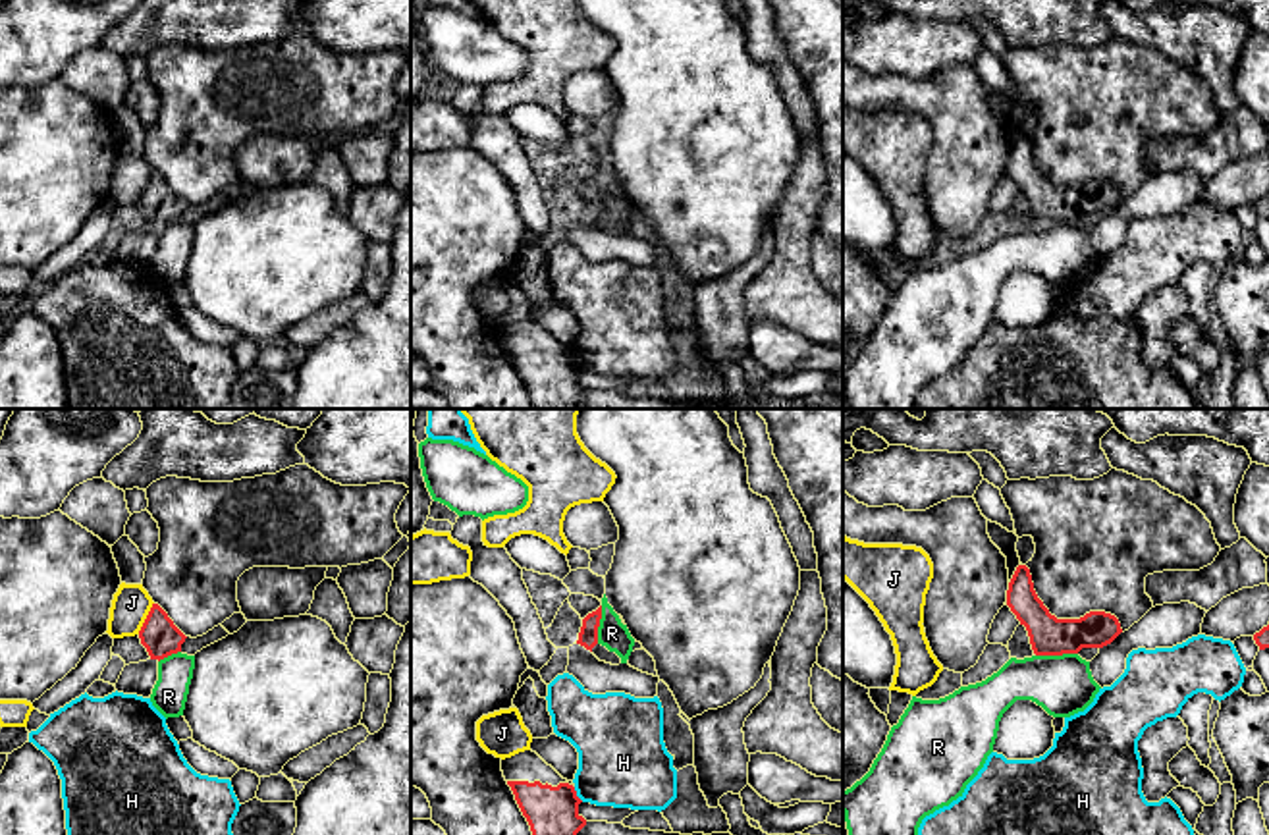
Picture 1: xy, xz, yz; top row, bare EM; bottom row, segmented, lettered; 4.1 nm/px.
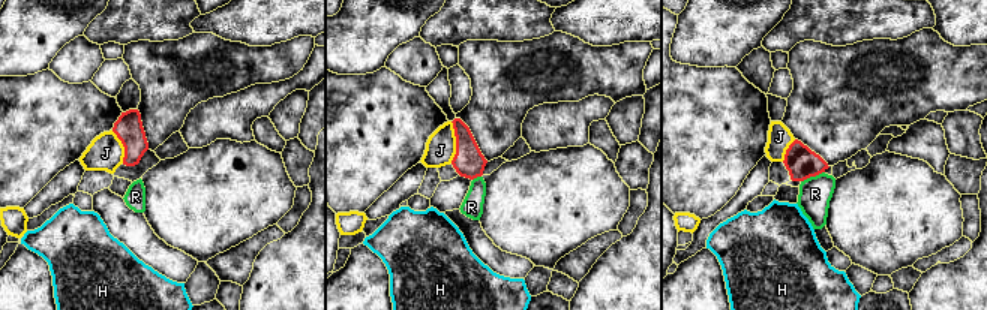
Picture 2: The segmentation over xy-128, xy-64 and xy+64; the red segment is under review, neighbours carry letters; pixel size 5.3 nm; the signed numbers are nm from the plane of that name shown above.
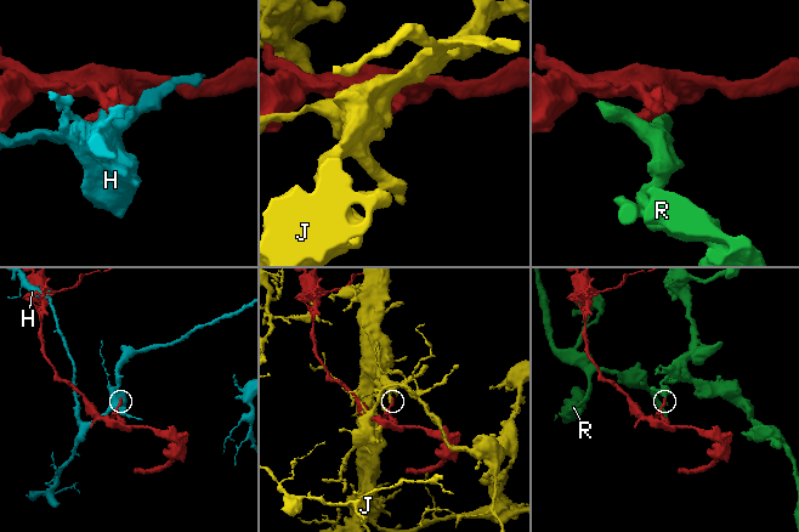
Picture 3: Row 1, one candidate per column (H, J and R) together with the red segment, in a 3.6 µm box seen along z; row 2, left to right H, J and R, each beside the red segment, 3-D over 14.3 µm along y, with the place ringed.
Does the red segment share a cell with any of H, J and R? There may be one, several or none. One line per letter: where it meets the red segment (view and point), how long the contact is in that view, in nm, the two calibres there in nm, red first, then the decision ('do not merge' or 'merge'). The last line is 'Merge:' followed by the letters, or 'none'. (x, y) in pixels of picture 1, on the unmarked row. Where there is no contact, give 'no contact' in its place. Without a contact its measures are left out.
H: contact xz (575, 363); length 80 nm; calibres 220 and 380 nm; do not merge
J: contact xy (147, 186); length 150 nm; calibres 160 and 160 nm; do not merge
R: contact yz (1055, 222); length 180 nm; calibres 160 and 260 nm; do not merge
Merge: none

